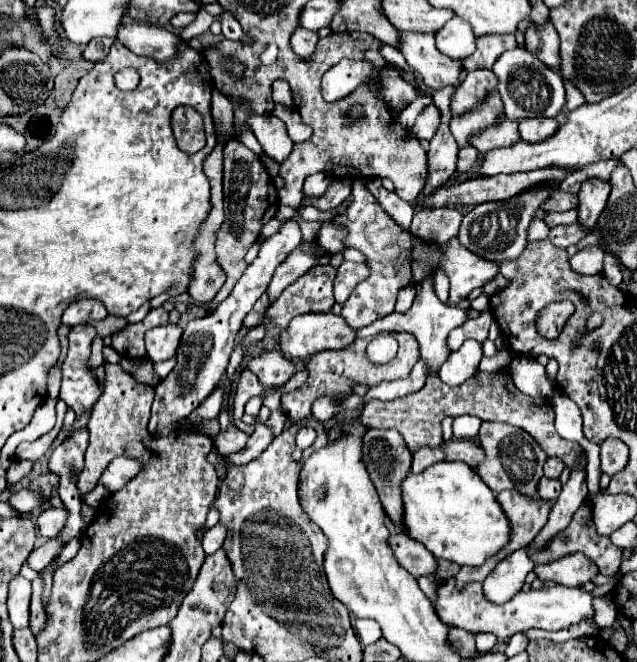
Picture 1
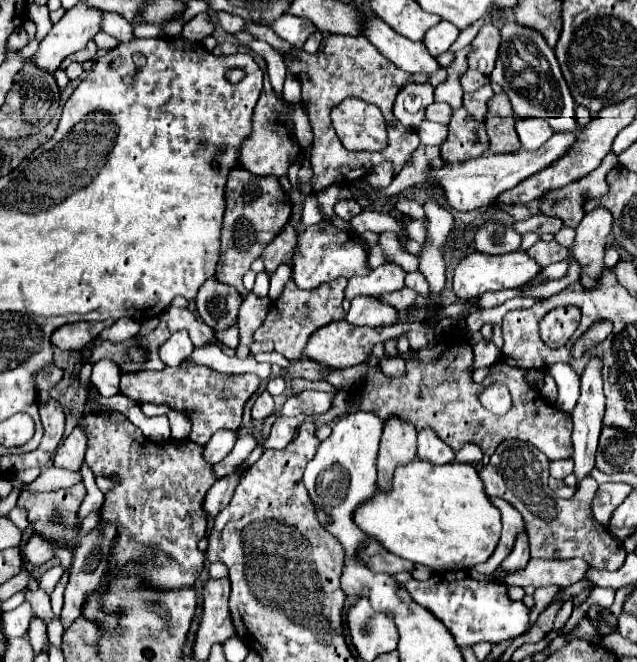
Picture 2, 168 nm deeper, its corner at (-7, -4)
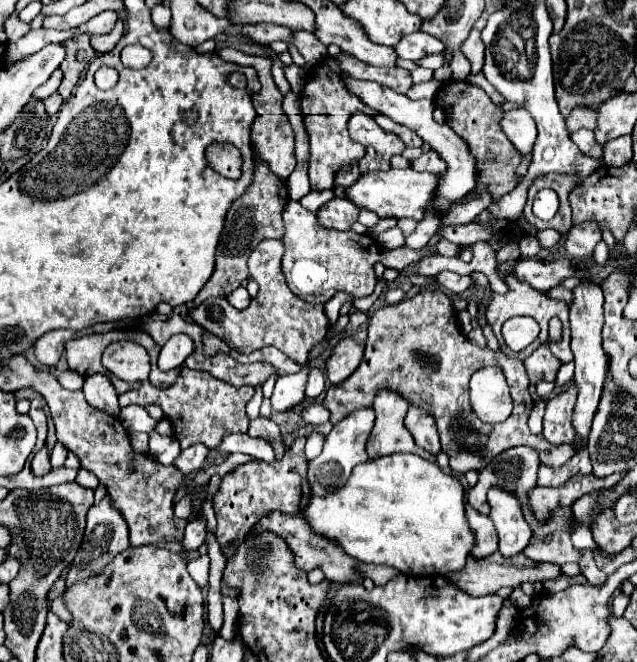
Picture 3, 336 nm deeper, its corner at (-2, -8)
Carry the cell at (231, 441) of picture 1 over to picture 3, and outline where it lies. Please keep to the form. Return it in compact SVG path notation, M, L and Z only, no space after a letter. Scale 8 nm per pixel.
M197 443L197 445L191 445L189 449L181 451L181 455L175 461L175 467L179 471L183 471L185 475L195 475L203 469L207 457L209 457L209 447L203 447L201 443Z

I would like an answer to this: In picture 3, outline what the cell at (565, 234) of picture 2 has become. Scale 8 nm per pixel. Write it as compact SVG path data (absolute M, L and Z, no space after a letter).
M545 229L545 231L539 231L539 241L541 241L541 247L543 249L551 249L551 247L555 247L557 243L559 243L559 239L561 239L561 233L559 231L555 231L555 229Z

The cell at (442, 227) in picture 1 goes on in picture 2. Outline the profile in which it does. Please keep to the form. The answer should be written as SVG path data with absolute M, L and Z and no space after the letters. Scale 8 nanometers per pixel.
M410 221L408 227L406 227L406 233L408 233L410 239L418 241L420 245L422 245L424 239L426 239L426 227L424 227L420 221Z

